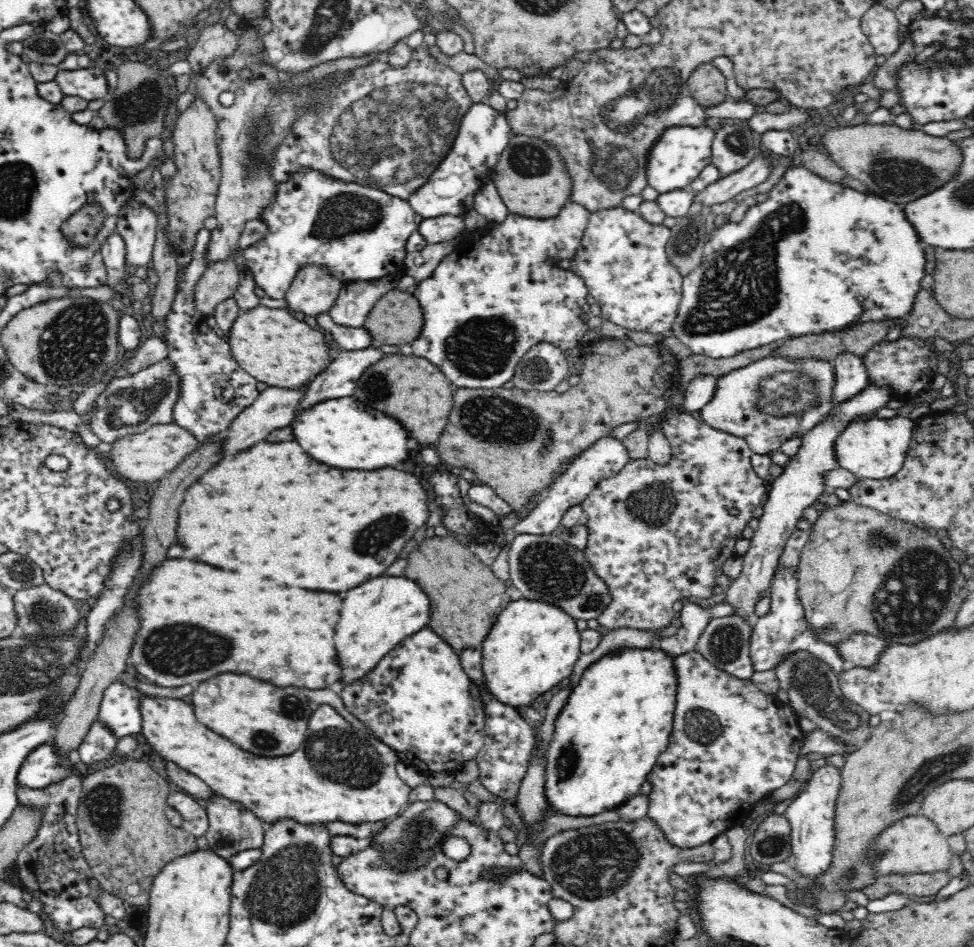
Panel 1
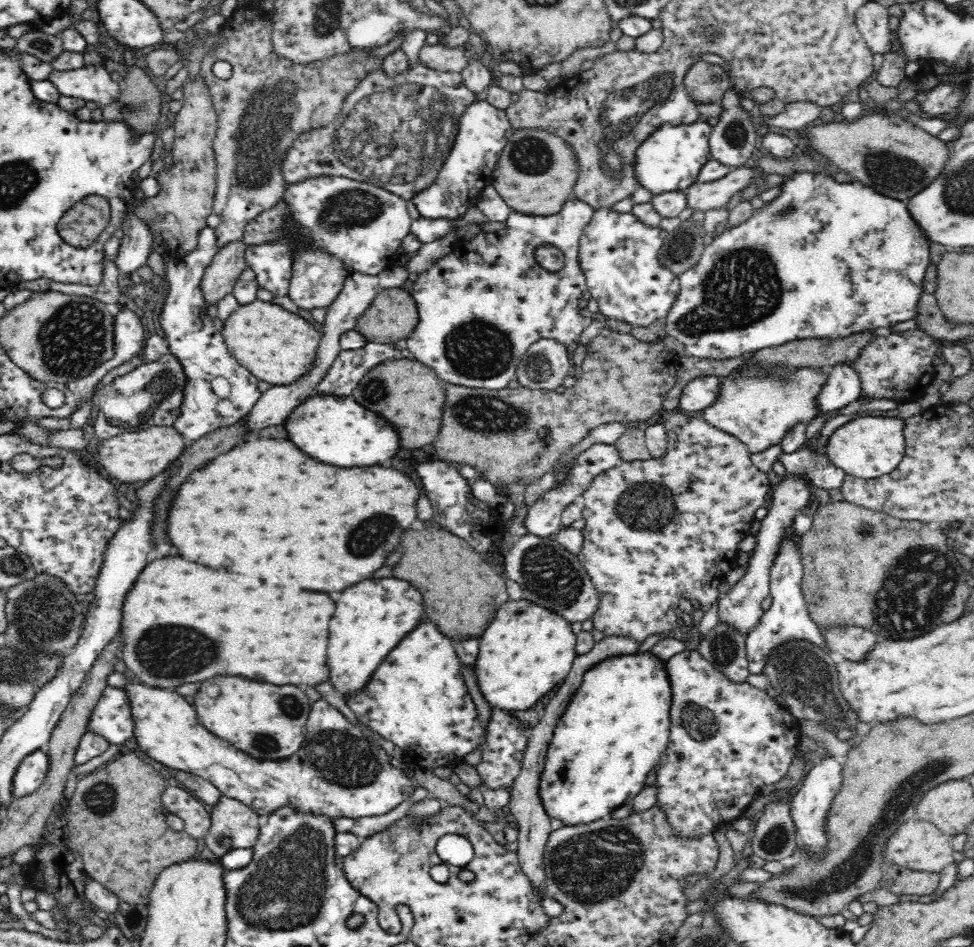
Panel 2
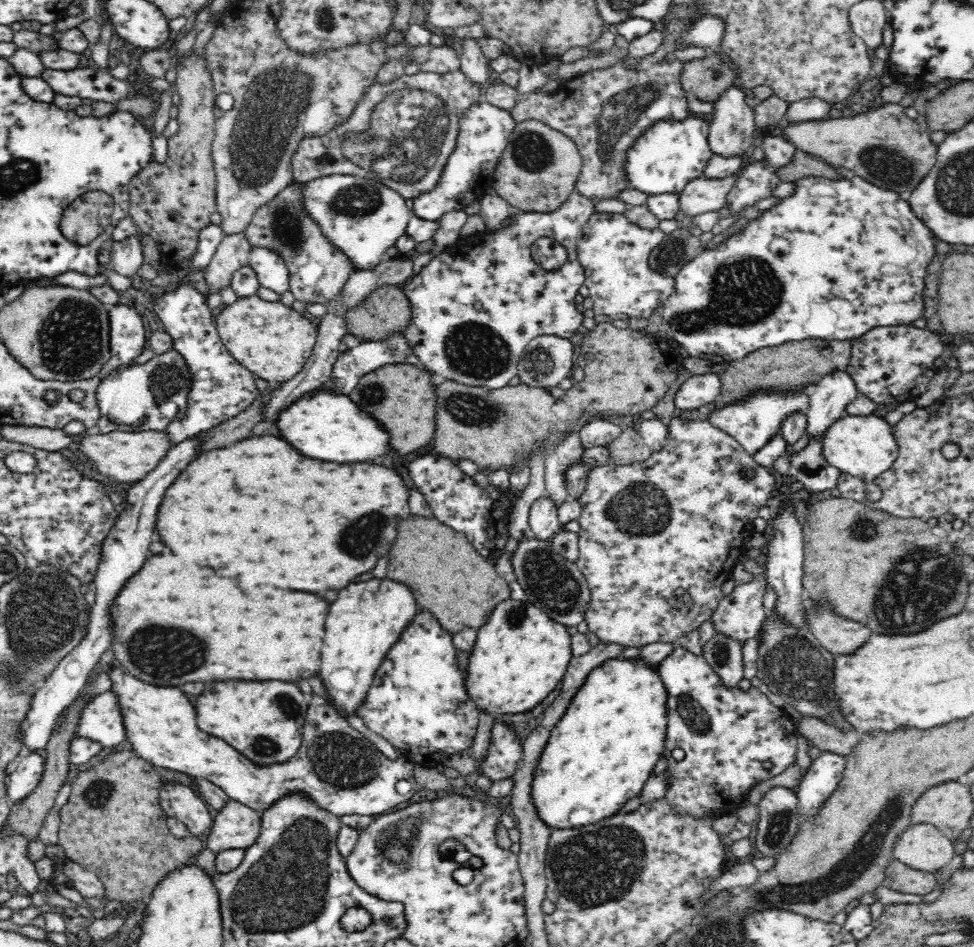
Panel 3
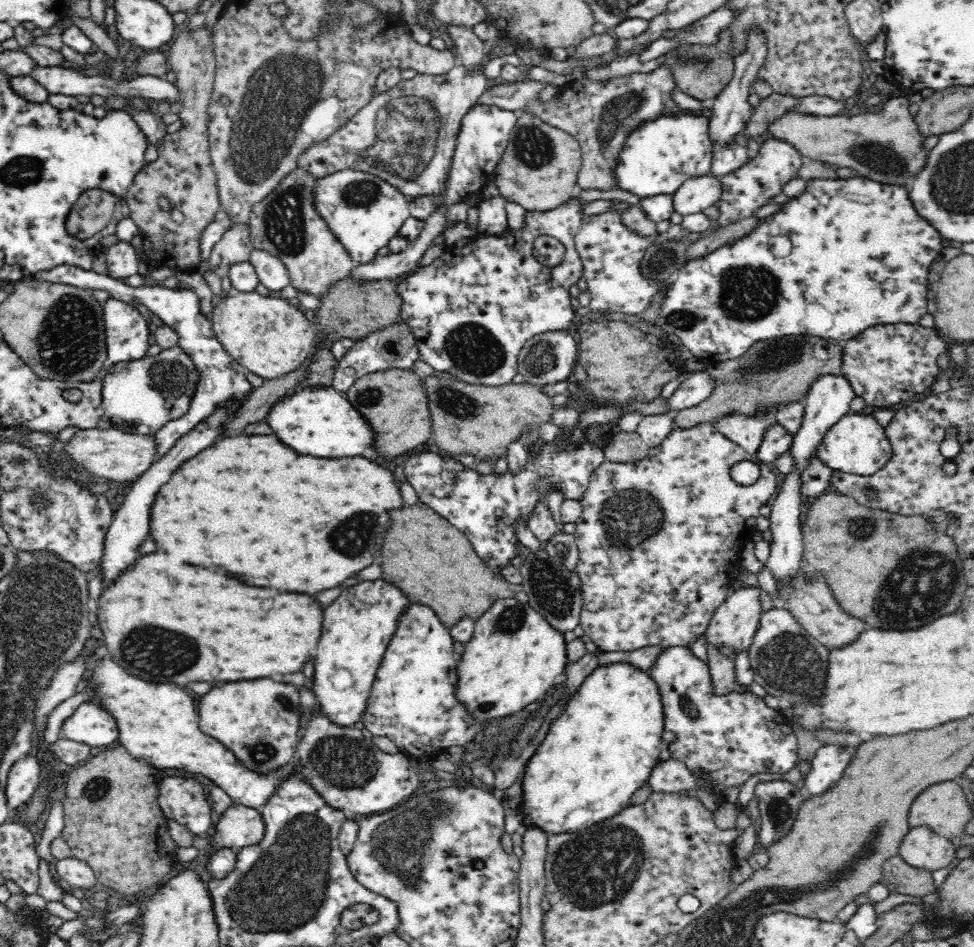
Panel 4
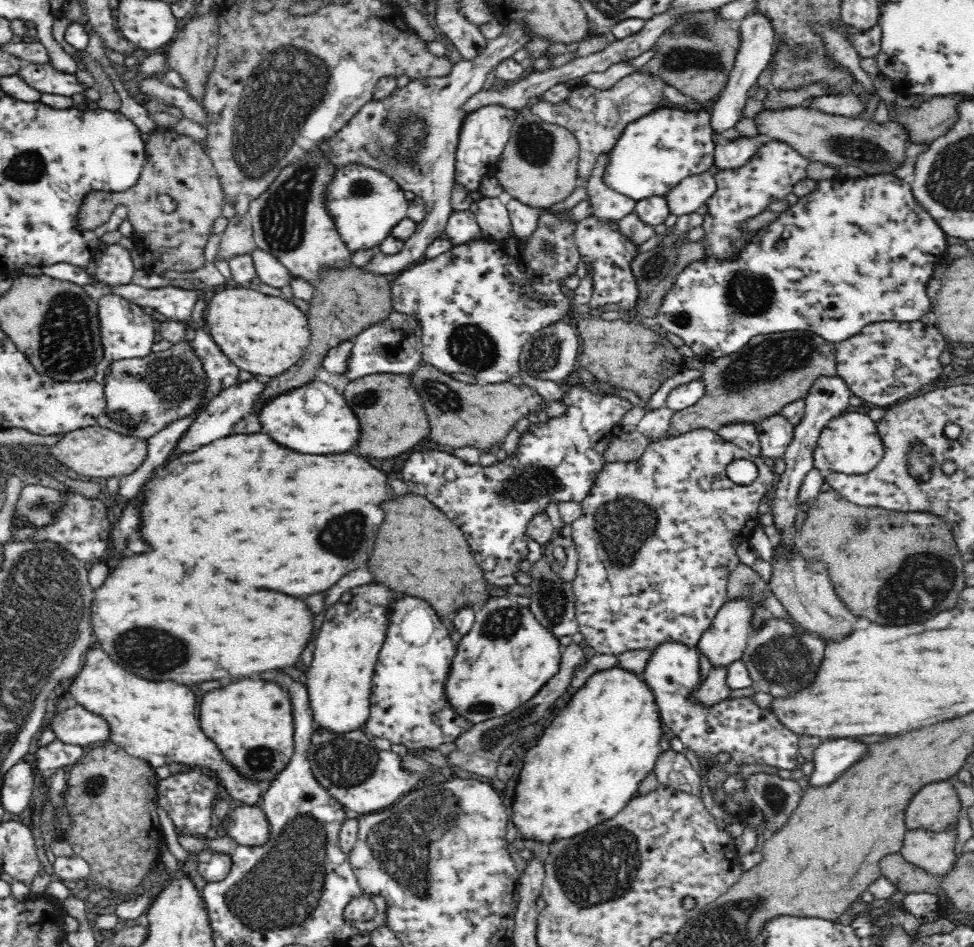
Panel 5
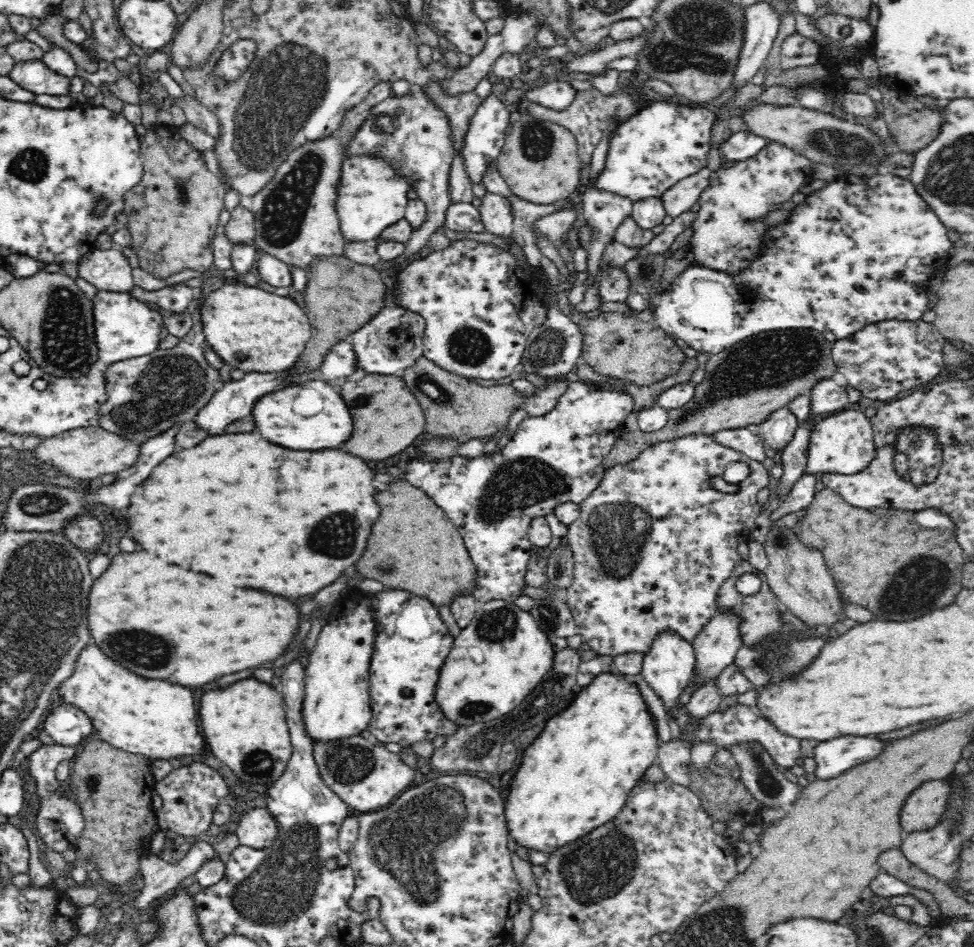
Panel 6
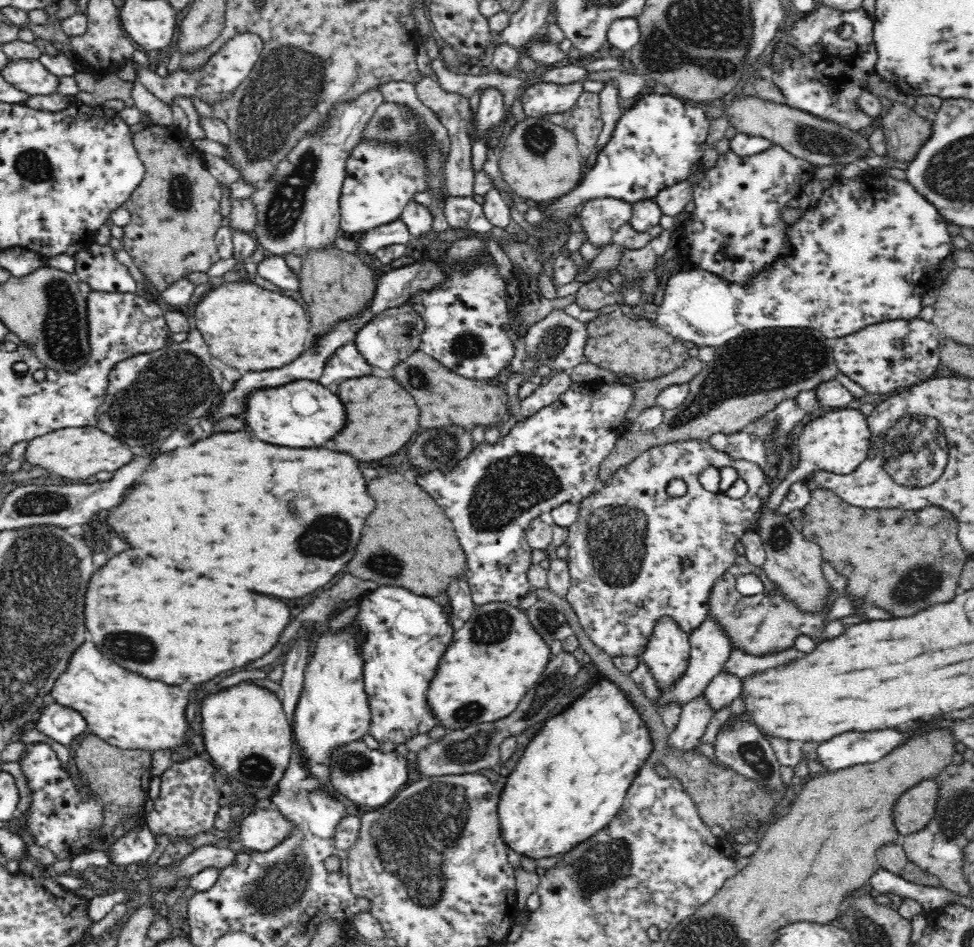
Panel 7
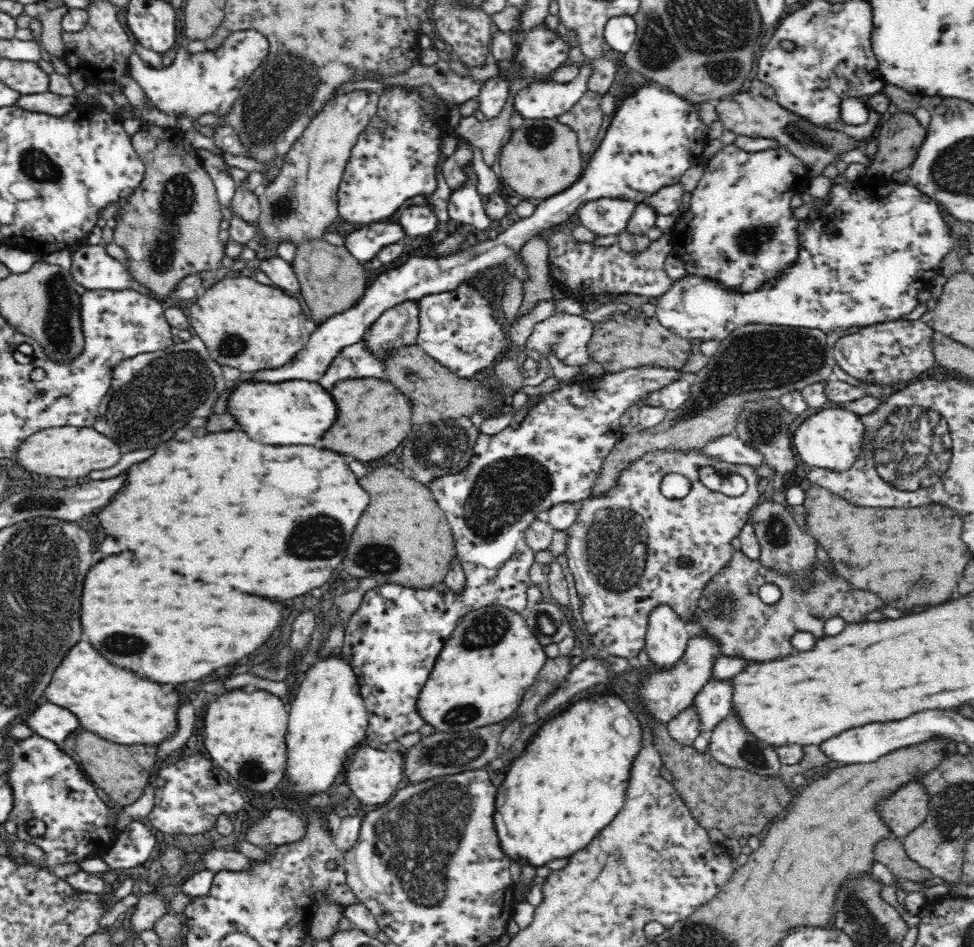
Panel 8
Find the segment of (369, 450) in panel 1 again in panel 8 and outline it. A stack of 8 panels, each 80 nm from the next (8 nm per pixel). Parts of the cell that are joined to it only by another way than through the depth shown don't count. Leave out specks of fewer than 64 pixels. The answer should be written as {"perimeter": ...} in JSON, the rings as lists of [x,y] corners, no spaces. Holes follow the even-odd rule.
{"perimeter":[[[292,380],[282,384],[242,381],[228,400],[228,410],[236,416],[244,432],[262,444],[288,446],[288,444],[316,444],[324,438],[330,426],[336,422],[336,402],[334,398],[316,382]]]}

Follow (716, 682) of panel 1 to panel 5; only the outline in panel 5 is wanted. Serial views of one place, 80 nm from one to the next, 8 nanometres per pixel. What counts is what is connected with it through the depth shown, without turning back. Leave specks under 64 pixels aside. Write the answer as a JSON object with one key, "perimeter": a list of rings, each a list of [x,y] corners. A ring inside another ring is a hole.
{"perimeter":[[[676,641],[659,644],[642,677],[654,691],[664,726],[681,740],[686,752],[692,750],[699,760],[706,760],[708,768],[719,767],[731,780],[740,774],[742,764],[760,764],[789,771],[799,767],[798,735],[786,728],[772,709],[758,706],[752,697],[727,698],[714,704],[698,702],[696,694],[705,677],[700,673],[696,647]],[[722,753],[729,754],[725,763],[718,760]]]}

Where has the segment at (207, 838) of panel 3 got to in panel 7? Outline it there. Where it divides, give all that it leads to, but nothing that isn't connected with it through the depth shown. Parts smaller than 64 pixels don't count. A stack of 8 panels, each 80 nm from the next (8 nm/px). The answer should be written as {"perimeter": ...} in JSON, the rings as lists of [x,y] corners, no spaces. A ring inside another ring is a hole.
{"perimeter":[[[258,808],[245,817],[240,824],[239,842],[254,851],[266,852],[280,844],[294,825],[272,808]]]}

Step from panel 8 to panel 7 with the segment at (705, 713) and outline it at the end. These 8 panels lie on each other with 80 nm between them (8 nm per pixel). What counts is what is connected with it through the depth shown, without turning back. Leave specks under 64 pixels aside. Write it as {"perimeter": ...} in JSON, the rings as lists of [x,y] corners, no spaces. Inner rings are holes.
{"perimeter":[[[723,670],[718,673],[712,682],[705,688],[704,695],[708,699],[709,706],[714,711],[726,704],[730,704],[741,696],[743,691],[743,679],[739,676],[734,676],[731,672]]]}

